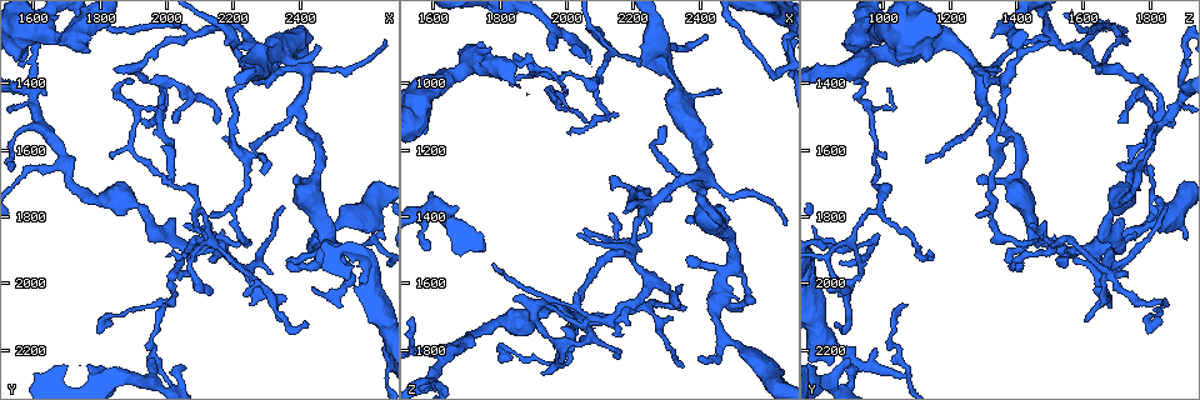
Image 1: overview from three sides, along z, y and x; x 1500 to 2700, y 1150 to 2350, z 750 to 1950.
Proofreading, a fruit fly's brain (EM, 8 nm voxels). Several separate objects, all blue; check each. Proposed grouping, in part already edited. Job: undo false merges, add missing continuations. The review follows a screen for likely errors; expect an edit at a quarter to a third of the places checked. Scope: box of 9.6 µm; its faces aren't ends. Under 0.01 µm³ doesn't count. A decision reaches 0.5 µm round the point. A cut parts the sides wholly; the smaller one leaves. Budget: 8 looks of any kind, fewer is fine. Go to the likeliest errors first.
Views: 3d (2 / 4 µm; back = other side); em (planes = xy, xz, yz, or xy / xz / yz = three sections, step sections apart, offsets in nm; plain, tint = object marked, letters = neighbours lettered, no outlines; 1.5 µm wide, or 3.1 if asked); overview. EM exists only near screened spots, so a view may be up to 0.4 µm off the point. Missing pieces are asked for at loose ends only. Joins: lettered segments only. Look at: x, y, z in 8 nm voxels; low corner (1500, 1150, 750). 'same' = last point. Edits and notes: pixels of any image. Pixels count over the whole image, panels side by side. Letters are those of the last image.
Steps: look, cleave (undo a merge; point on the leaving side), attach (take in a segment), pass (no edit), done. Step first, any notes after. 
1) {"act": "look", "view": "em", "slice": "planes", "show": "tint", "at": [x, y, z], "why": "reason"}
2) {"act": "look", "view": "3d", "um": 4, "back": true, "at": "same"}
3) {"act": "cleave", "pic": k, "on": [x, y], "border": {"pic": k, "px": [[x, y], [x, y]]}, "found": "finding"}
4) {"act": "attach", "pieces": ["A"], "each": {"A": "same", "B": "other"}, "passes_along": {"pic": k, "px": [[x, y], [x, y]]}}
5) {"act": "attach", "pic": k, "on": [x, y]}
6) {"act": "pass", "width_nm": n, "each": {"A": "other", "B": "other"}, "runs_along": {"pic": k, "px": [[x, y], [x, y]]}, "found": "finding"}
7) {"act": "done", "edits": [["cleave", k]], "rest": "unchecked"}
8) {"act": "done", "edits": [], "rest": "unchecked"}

{"act": "look", "view": "em", "slice": "planes", "show": "letters", "at": [2450, 1290, 1010], "why": "an open end"}

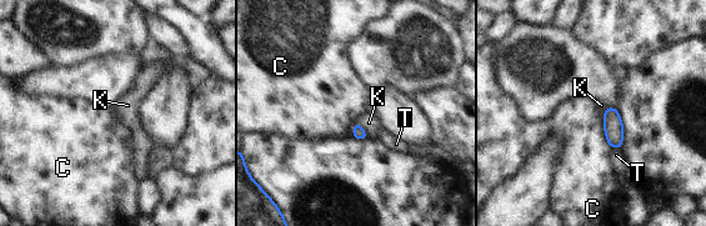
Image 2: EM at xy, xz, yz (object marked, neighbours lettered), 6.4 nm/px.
{"act": "attach", "pic": 2, "on": [369, 122], "each": {"C": "other", "K": "same", "T": "other"}, "passes_along": {"pic": 2, "px": [[359, 132], [364, 130], [369, 122]]}, "found": "it goes on there"}

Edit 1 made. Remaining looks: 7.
{"act": "look", "view": "3d", "um": 2, "at": [2420, 2130, 860], "why": "thin end"}

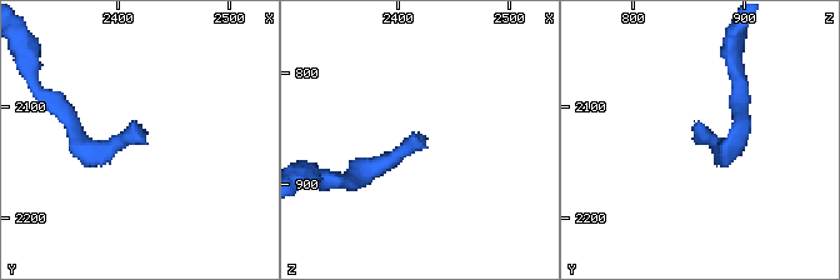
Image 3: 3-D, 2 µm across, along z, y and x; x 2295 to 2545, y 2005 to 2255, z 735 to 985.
{"act": "look", "view": "em", "slice": "planes", "show": "letters", "at": [2428, 2130, 862]}

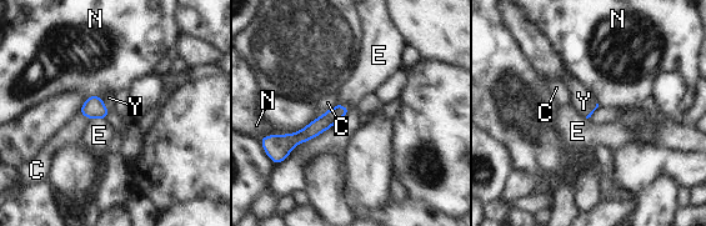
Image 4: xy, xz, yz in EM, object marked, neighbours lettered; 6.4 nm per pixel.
{"act": "attach", "pic": 4, "on": [109, 98], "each": {"C": "other", "E": "other", "N": "other", "Y": "same"}, "passes_along": {"pic": 4, "px": [[94, 108], [104, 105], [109, 98]]}, "found": "the neuron continues"}

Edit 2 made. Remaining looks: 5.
{"act": "look", "view": "3d", "um": 4, "at": [2490, 1900, 1550]}

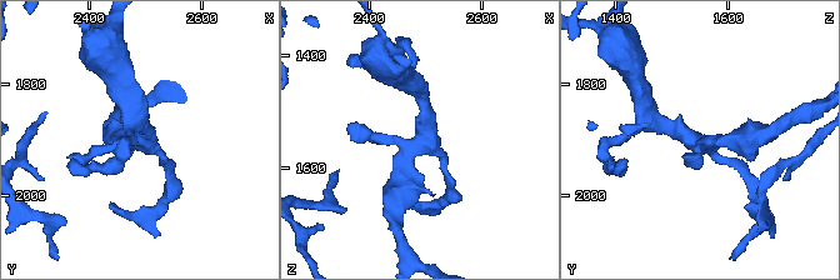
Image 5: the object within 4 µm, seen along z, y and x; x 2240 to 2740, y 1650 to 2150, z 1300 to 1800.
{"act": "look", "view": "em", "slice": "yz", "step": 4, "show": "tint", "at": [2500, 1905, 1550], "arms": 4}

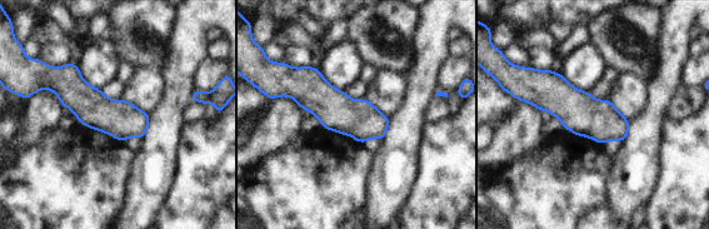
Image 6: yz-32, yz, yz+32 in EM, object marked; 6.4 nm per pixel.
{"act": "look", "view": "em", "slice": "yz", "step": 4, "show": "letters", "at": "same"}

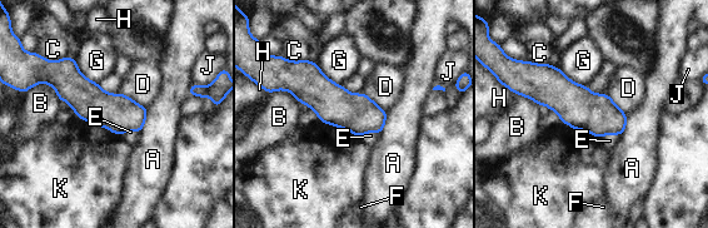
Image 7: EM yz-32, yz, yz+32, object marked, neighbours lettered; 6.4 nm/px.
{"act": "pass", "width_nm": 240, "each": {"A": "other", "B": "other", "C": "other", "D": "other", "E": "other", "F": "other", "G": "other", "H": "other", "J": "other", "K": "other"}, "border": {"pic": 7, "px": [[93, 123], [106, 129]]}, "found": "one neuron here"}

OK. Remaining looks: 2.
{"act": "look", "view": "em", "slice": "planes", "show": "letters", "at": [1580, 1260, 1500], "why": "branch stops here"}

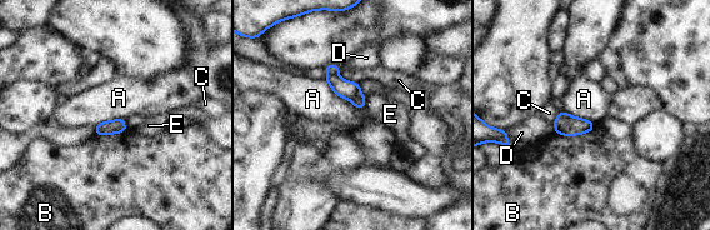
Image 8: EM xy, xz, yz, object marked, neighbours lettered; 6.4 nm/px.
{"act": "pass", "each": {"A": "other", "B": "other", "C": "other", "D": "other", "E": "other"}, "border": {"pic": 8, "px": [[324, 79], [364, 108]]}, "found": "none of them fits"}

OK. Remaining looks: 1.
{"act": "done", "edits": [["attach", 2], ["attach", 4]], "rest": "unchecked"}

